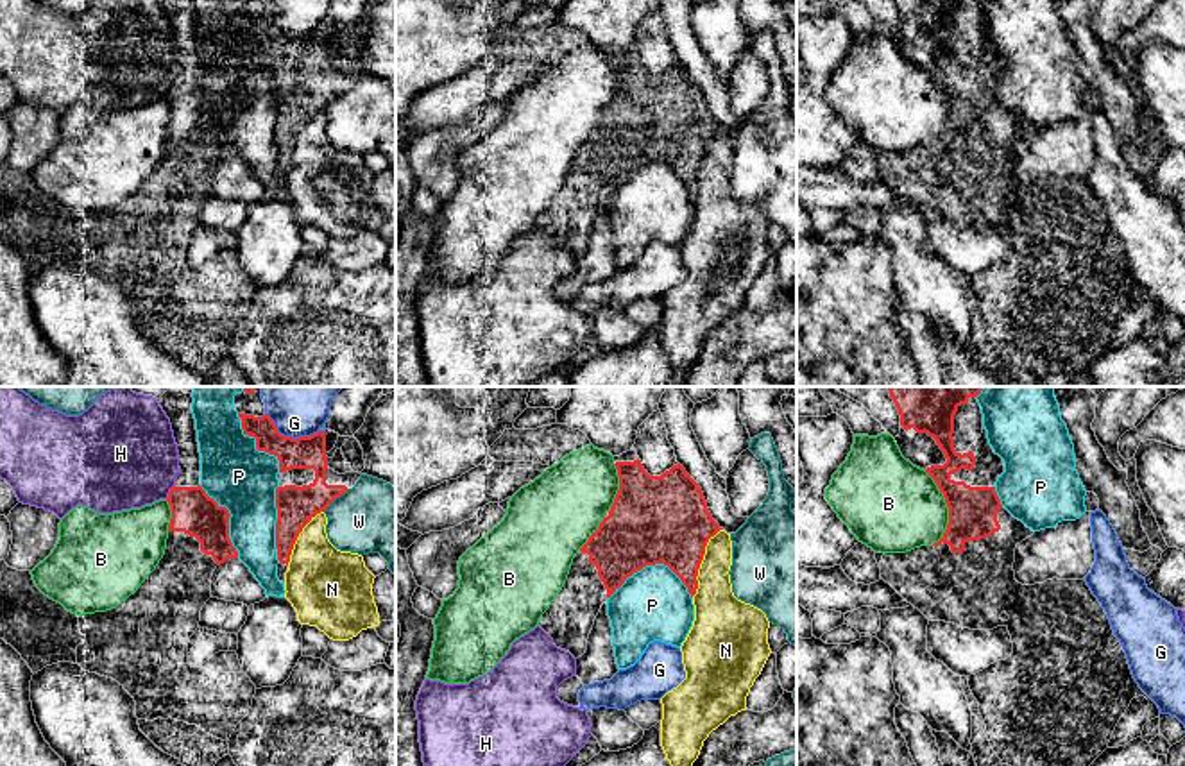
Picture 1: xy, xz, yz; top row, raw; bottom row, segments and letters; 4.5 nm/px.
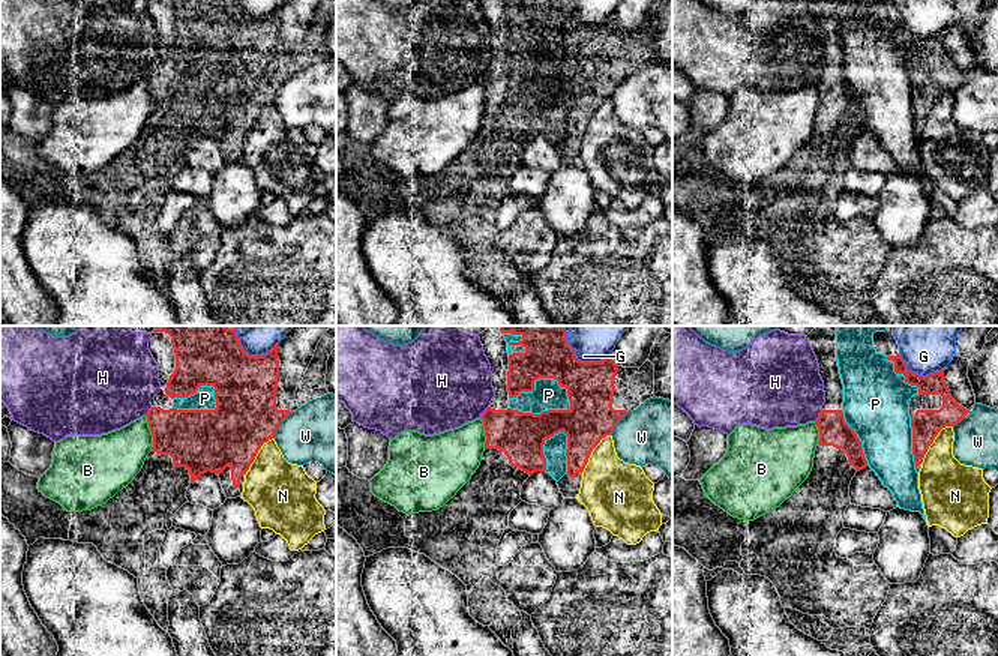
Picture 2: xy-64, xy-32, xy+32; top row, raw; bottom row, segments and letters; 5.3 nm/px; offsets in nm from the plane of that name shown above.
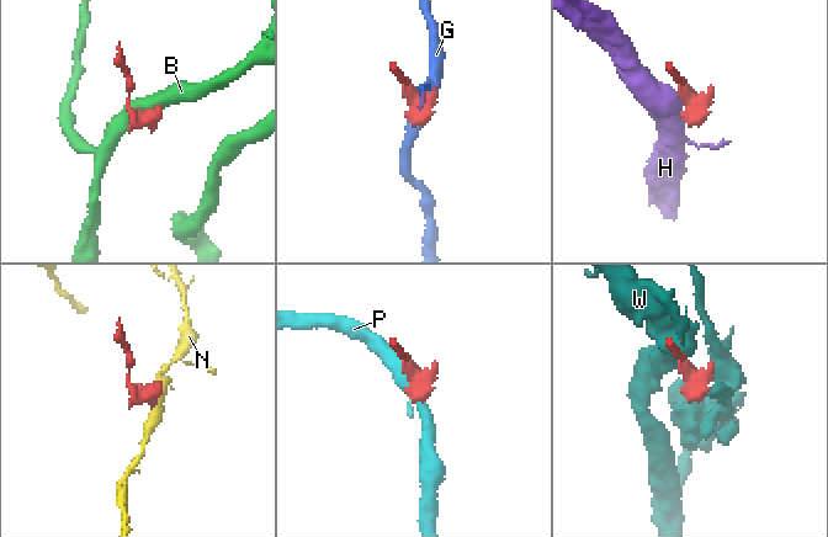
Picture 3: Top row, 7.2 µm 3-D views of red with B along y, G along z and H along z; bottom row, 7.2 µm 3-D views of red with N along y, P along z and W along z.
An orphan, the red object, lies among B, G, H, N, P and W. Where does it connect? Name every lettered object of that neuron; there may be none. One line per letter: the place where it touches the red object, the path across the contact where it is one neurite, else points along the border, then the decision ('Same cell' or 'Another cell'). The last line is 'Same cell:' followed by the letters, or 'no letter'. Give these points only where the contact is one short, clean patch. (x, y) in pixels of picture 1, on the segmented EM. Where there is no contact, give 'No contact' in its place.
B: Touches red at yz (949, 509). Another cell
G: Touches red at xy (290, 437). Another cell
H: Touches red at xy (170, 491). Another cell
N: Touches red at xz (700, 562). Another cell
P: Touches red at xz (650, 564). Another cell
W: Touches red at xy (335, 498). Another cell
Same cell: no letter

